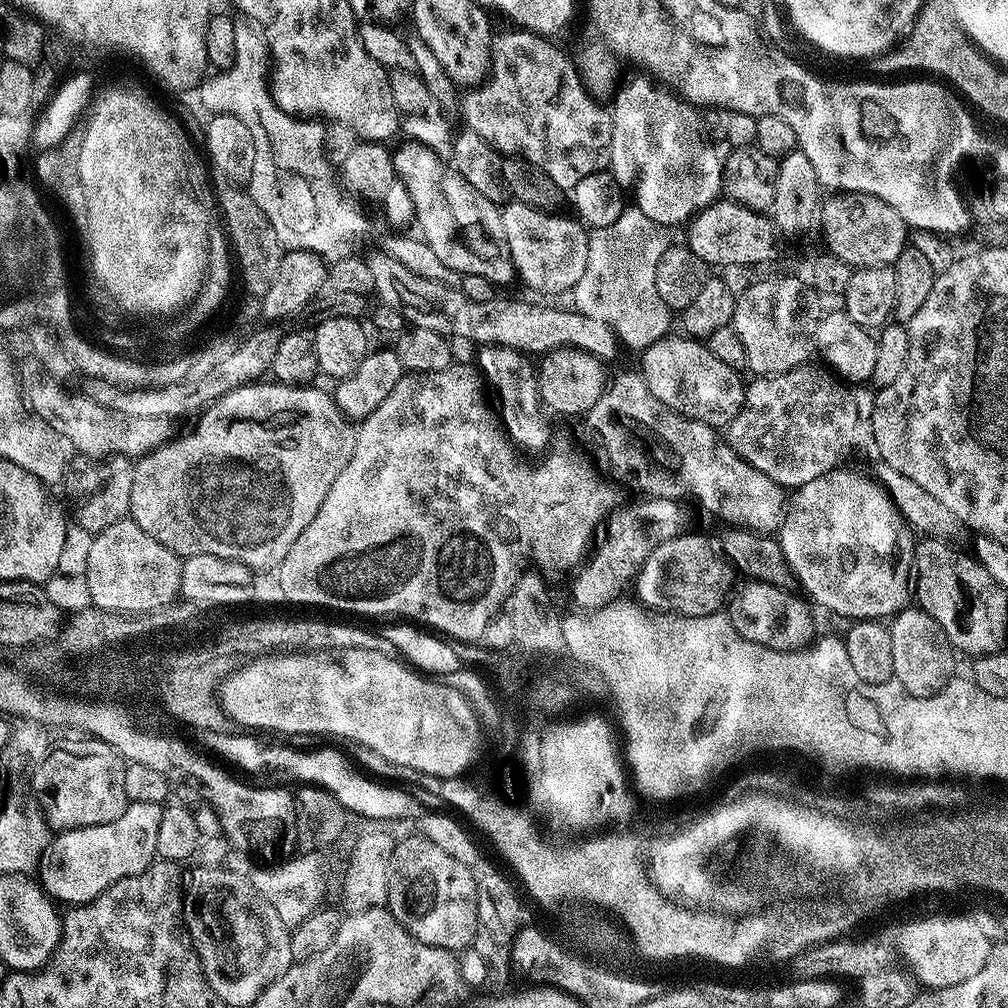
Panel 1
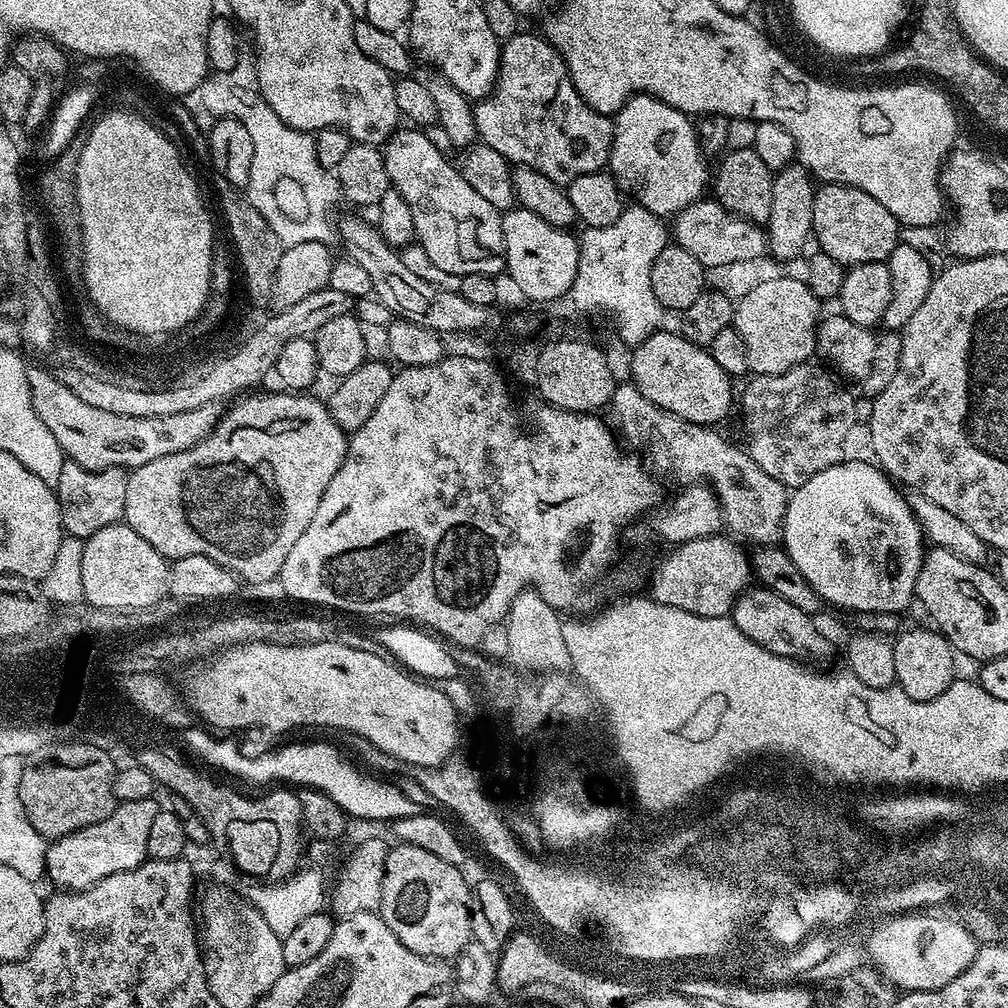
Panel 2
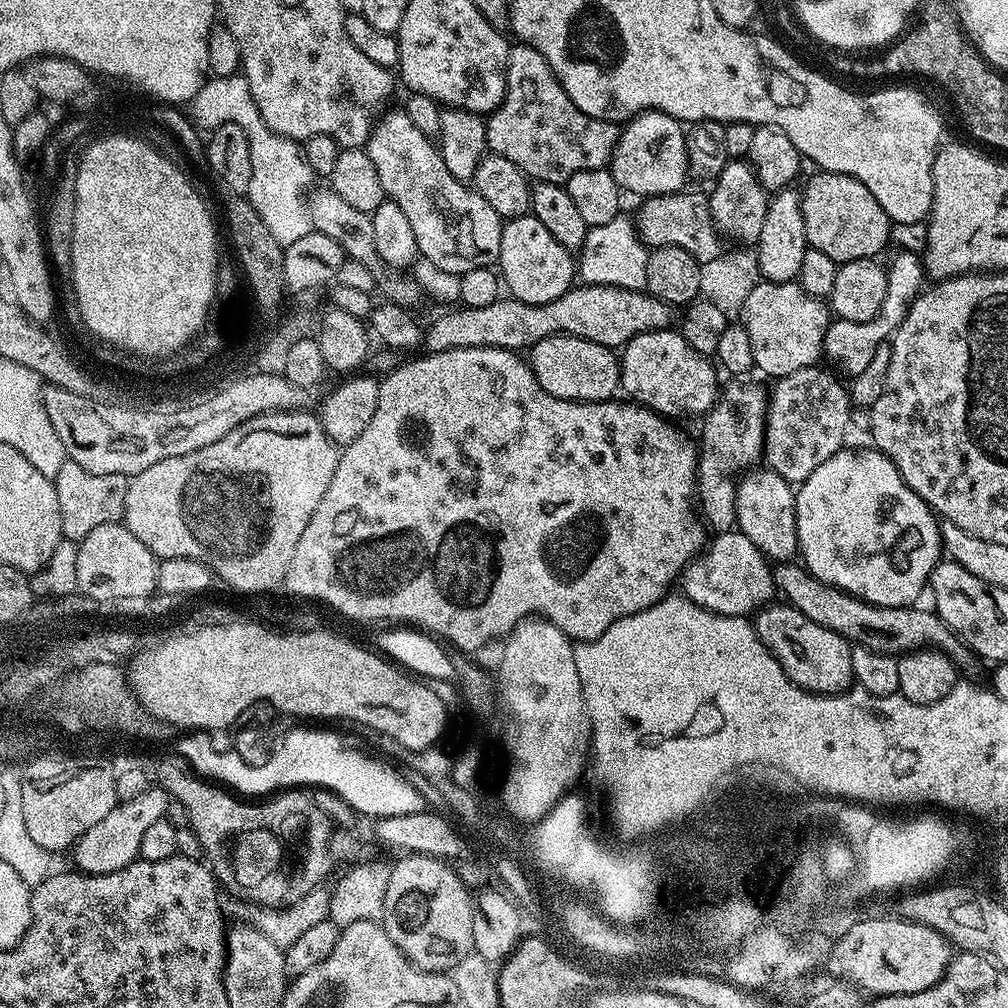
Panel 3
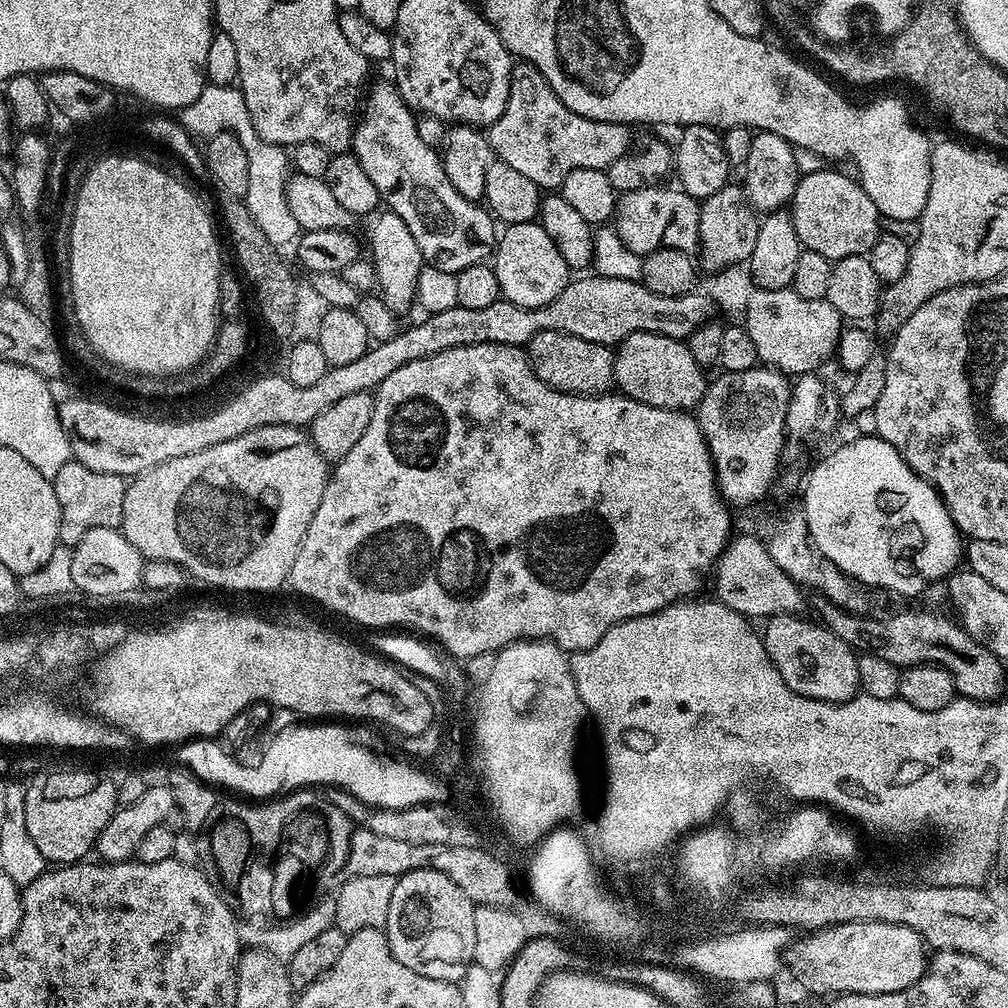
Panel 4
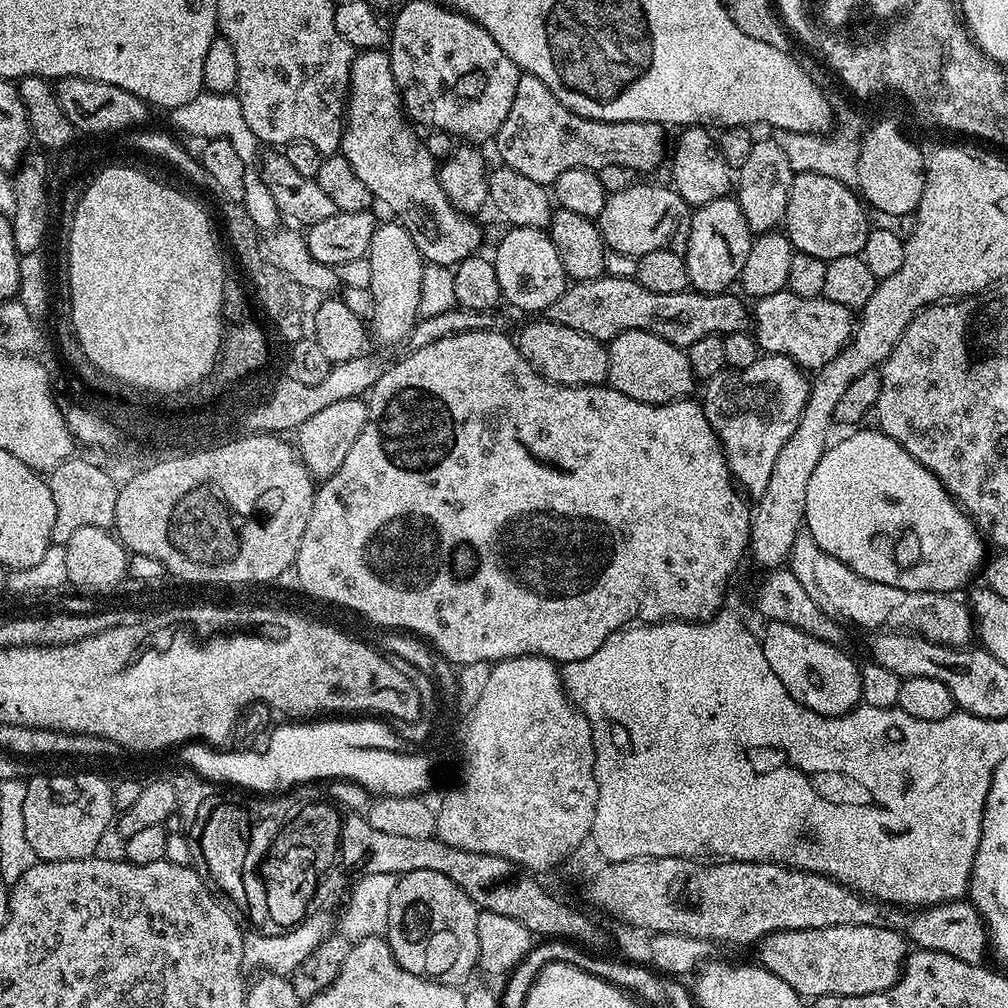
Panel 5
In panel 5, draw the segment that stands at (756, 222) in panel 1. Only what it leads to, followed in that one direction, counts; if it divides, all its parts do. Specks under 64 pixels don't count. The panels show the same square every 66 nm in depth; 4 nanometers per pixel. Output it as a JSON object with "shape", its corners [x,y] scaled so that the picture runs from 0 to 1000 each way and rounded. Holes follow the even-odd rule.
{"shape":[[[624,182],[621,188],[604,190],[601,204],[593,215],[593,225],[600,243],[607,250],[630,254],[645,252],[645,248],[665,248],[678,251],[685,236],[688,207],[670,187],[655,183]]]}

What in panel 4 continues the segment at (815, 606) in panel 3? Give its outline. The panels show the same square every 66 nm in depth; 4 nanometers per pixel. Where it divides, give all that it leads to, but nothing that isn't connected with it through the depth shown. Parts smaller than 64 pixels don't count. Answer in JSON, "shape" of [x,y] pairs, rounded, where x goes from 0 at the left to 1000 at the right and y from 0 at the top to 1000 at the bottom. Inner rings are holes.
{"shape":[[[816,593],[809,597],[810,607],[814,611],[811,612],[817,622],[831,629],[831,633],[849,644],[850,648],[879,653],[879,657],[894,665],[912,659],[930,659],[942,669],[942,673],[946,673],[949,688],[957,694],[988,696],[997,689],[997,656],[966,637],[966,633],[962,633],[962,629],[958,629],[951,618],[944,616],[943,619],[937,612],[927,611],[923,607],[889,607],[881,612],[865,611],[840,607]]]}

